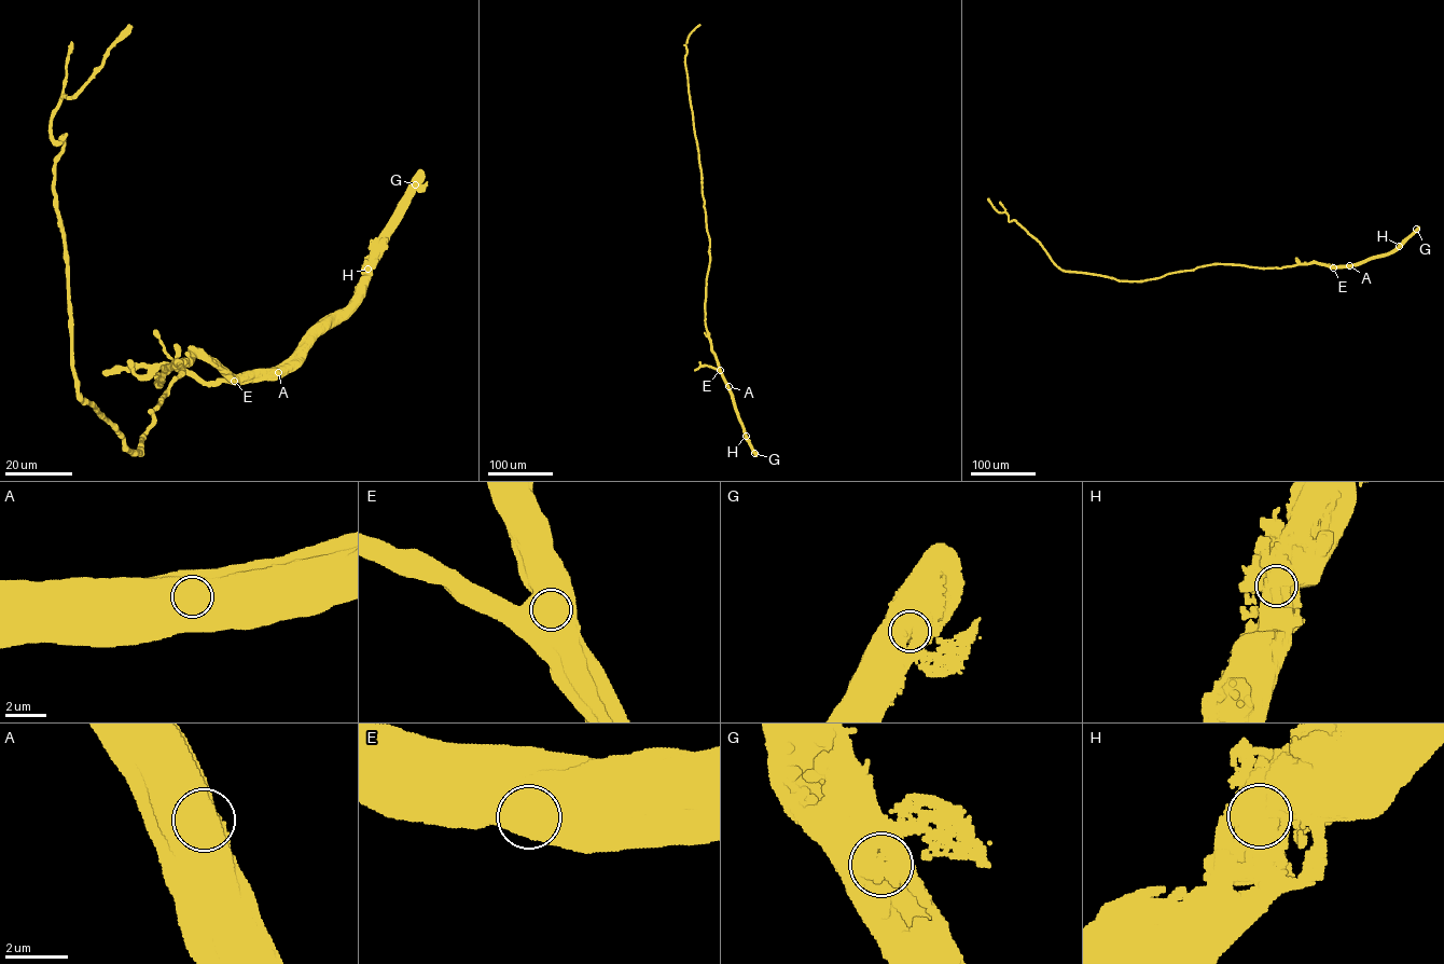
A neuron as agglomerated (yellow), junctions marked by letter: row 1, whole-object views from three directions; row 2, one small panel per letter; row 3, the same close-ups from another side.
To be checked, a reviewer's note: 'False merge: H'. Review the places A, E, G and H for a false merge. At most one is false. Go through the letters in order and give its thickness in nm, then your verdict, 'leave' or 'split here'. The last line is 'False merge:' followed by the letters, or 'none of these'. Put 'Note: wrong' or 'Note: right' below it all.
A: 1100 nm thick; leave
E: 1100 nm thick; leave
G: 1200 nm thick; leave
H: 1300 nm thick; leave
False merge: none of these
Note: wrong

